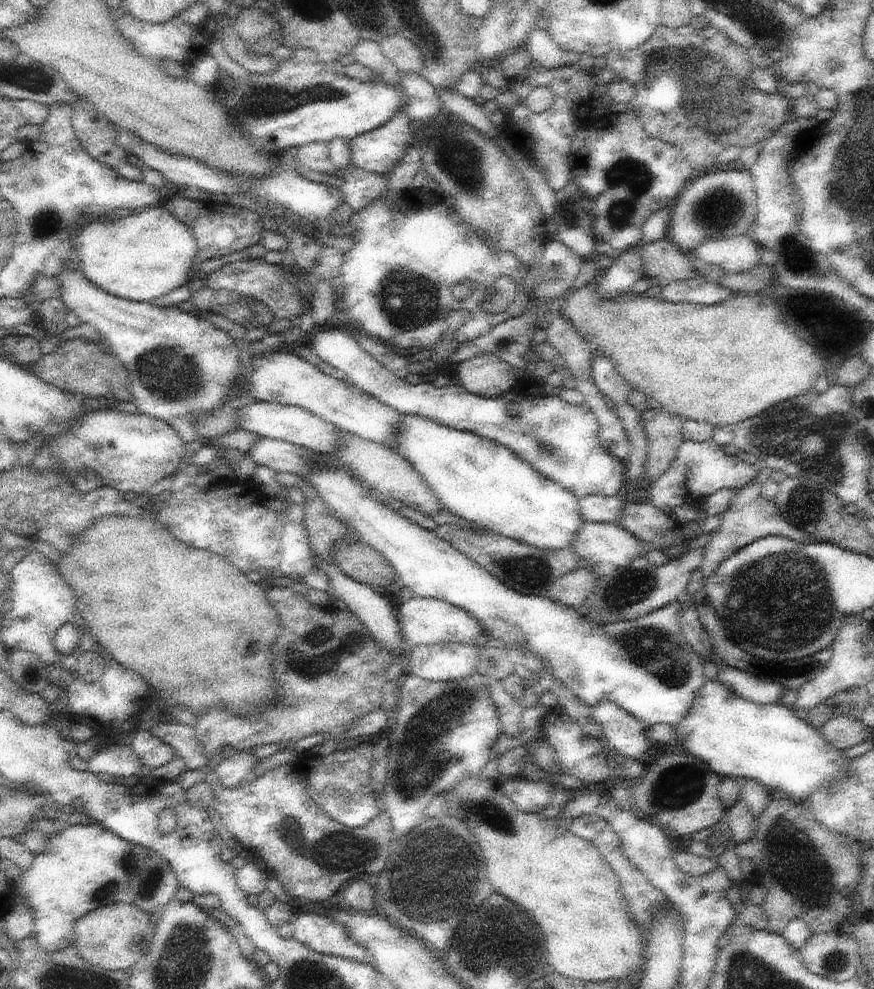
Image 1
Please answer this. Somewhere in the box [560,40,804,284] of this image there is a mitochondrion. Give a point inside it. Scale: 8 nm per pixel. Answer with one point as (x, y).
(715, 94)

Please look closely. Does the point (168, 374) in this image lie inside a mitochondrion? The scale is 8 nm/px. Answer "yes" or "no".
yes

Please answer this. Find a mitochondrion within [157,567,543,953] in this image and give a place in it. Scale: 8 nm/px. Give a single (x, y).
(433, 858)

